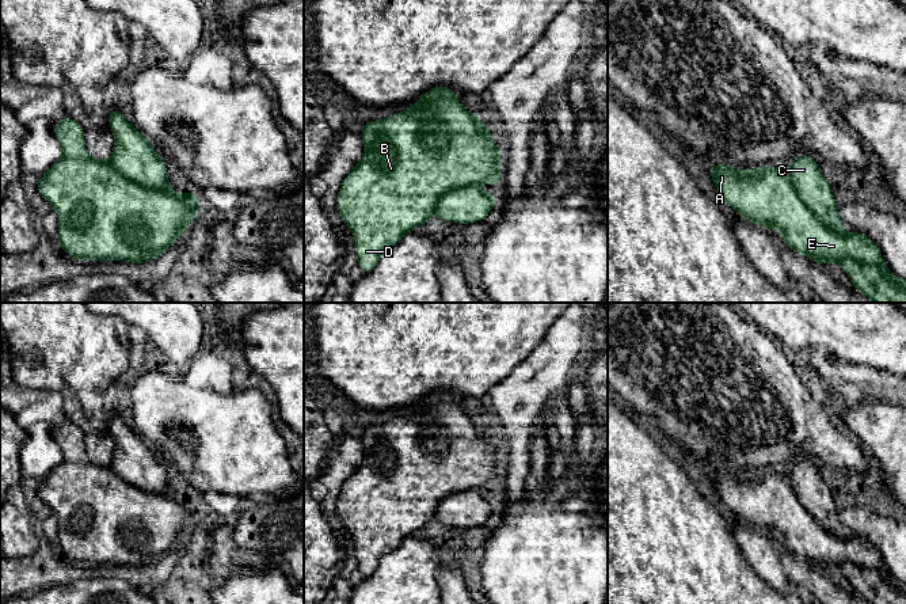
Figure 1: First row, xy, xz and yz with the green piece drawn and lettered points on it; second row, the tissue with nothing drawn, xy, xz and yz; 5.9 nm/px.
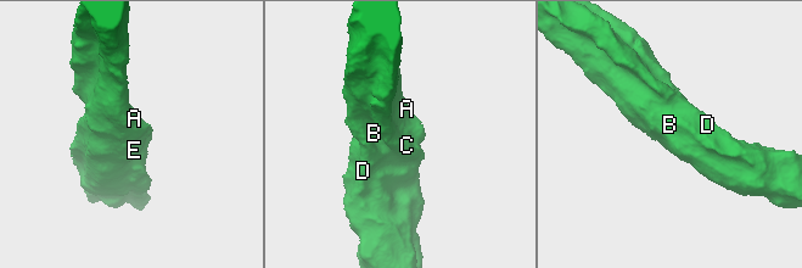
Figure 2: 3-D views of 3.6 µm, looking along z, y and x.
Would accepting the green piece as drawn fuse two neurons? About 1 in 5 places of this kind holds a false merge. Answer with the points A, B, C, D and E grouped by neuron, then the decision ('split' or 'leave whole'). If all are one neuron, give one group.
groups A B C D E; leave whole

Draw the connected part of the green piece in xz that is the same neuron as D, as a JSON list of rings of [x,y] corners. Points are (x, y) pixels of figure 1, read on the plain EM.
[[[446,390],[423,396],[408,414],[373,423],[359,434],[363,459],[338,493],[338,517],[353,537],[357,566],[362,578],[377,570],[381,559],[395,551],[414,532],[437,520],[448,527],[472,528],[488,520],[498,508],[494,497],[483,498],[476,490],[487,486],[492,493],[500,483],[502,459],[481,421],[465,414],[457,398]]]

